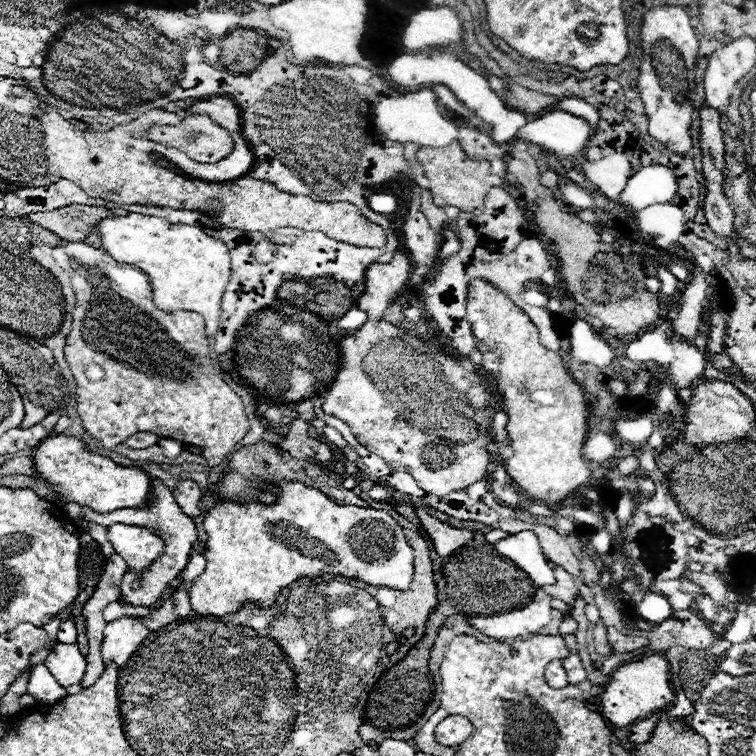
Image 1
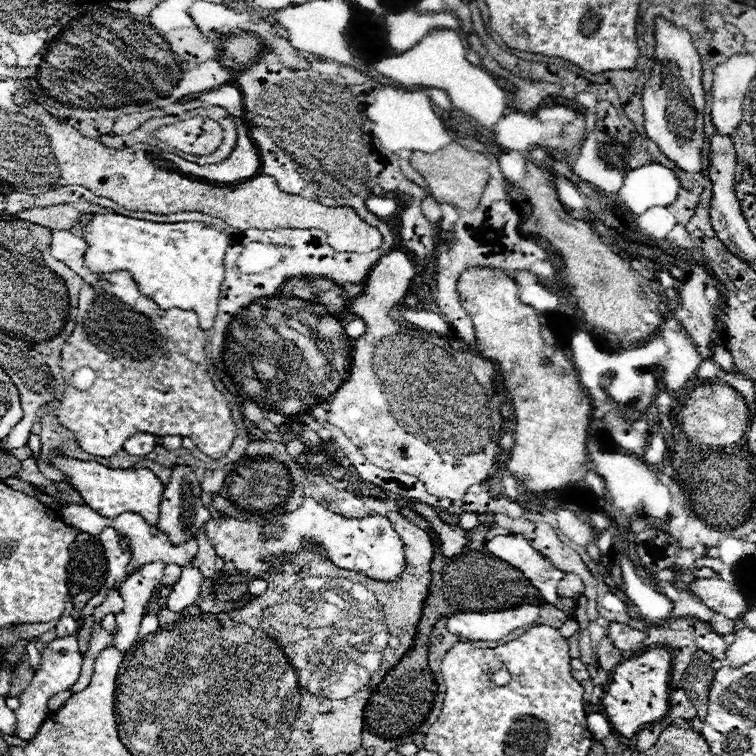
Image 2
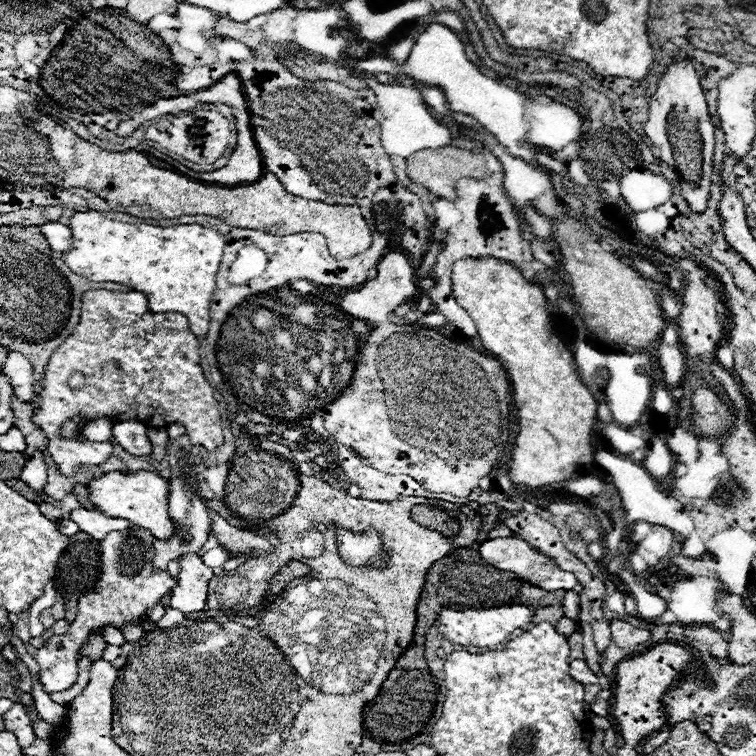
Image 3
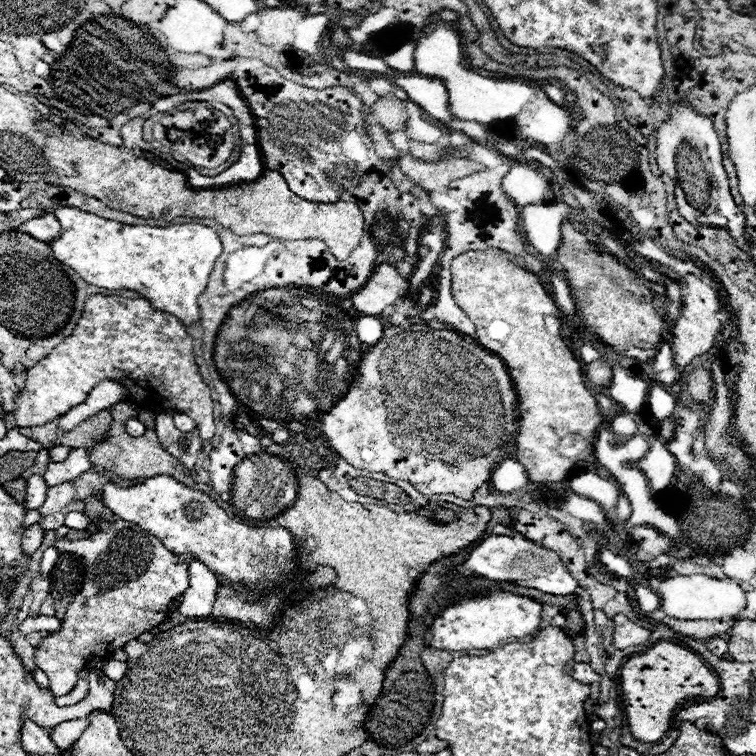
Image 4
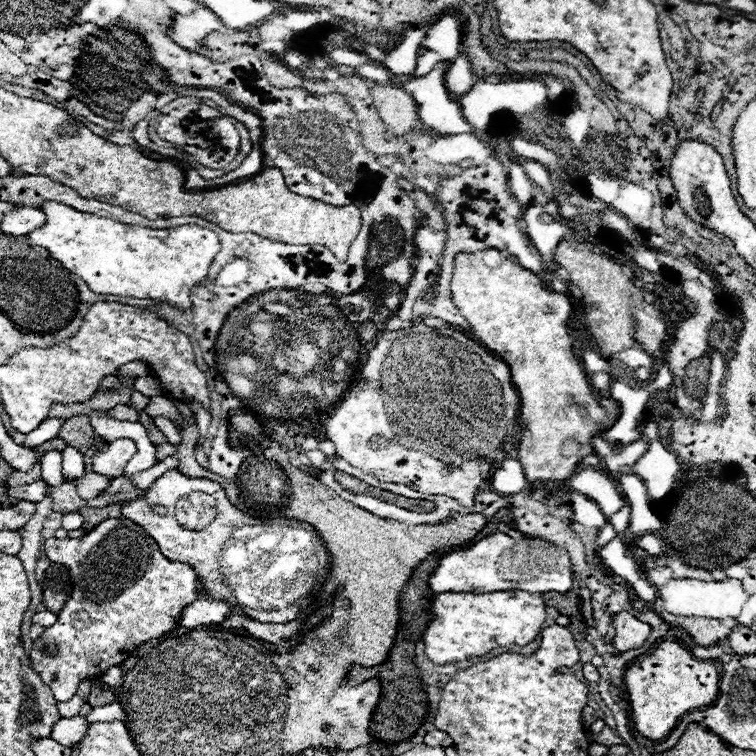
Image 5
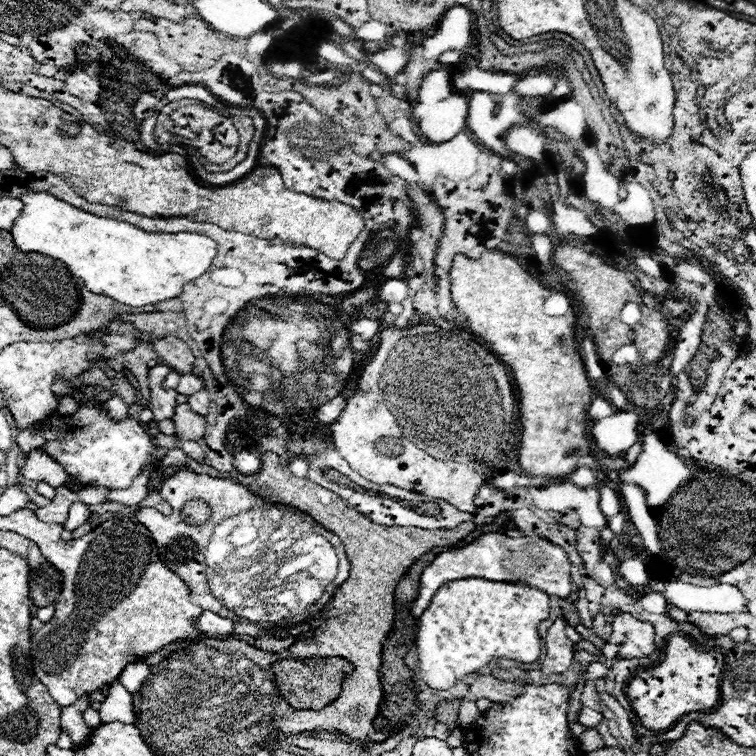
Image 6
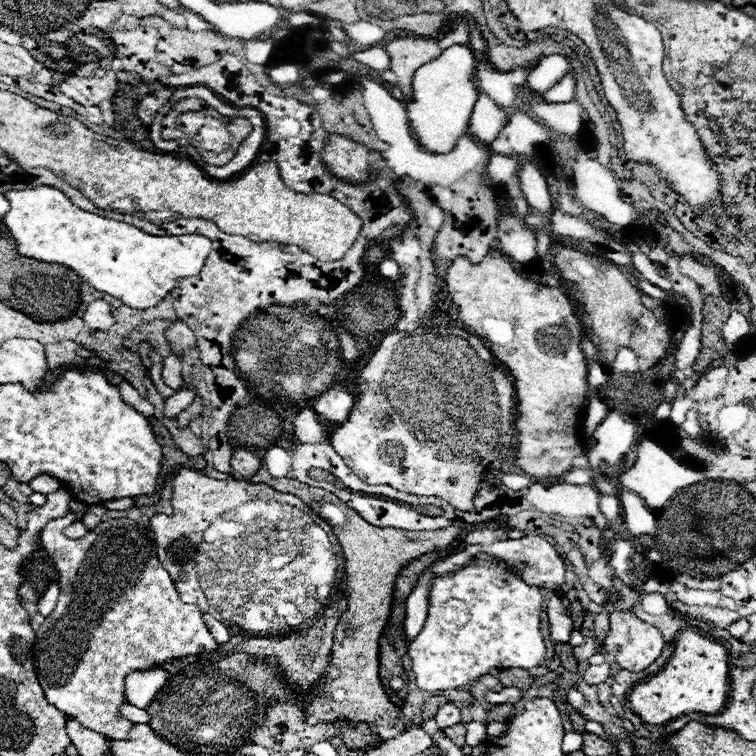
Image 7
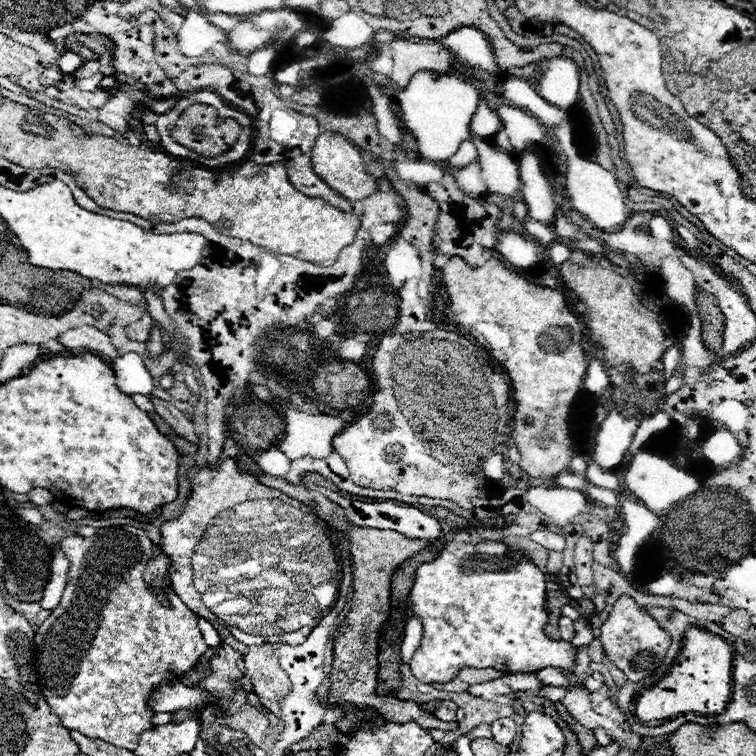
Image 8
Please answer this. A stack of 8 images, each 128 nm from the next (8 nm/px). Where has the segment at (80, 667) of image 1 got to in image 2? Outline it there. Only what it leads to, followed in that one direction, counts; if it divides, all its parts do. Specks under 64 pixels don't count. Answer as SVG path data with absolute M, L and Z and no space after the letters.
M76 634L74 636L64 636L64 638L56 638L52 640L46 650L40 652L40 668L34 672L32 682L26 686L26 690L20 694L20 706L16 712L16 720L18 720L18 738L22 740L30 740L36 736L38 728L42 726L42 722L46 720L48 714L48 706L46 700L62 690L68 690L80 674L80 666L82 666L82 654L78 652L78 642L76 642Z

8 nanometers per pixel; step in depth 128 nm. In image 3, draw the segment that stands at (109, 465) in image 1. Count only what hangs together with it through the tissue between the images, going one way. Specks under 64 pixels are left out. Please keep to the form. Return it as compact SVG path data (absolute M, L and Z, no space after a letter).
M146 470L130 472L130 474L108 472L100 478L94 478L88 492L90 492L90 500L106 516L130 520L138 528L150 530L158 540L168 540L174 534L174 522L168 514L168 482L154 472L146 472Z

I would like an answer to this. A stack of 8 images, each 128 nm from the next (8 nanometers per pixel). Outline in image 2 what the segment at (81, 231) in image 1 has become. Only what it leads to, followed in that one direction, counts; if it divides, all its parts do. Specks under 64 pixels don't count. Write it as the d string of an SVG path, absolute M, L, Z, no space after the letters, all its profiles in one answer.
M74 202L74 204L60 204L60 206L48 206L48 208L32 208L22 210L14 214L14 218L30 220L32 224L42 224L50 230L70 230L80 222L82 214L96 214L104 212L106 208L90 202Z

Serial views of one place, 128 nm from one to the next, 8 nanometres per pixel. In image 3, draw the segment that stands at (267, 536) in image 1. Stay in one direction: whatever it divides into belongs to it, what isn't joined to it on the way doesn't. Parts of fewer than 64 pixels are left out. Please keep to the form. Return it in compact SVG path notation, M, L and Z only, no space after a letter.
M368 530L366 534L352 534L352 532L338 532L338 546L342 560L352 566L362 564L380 564L382 554L382 540L374 530Z

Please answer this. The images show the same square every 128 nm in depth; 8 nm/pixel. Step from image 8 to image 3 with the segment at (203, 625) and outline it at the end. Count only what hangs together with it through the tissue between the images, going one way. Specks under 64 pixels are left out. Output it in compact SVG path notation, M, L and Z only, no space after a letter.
M188 552L180 558L180 578L178 586L172 590L170 608L180 612L202 612L208 600L208 582L214 572L208 568L202 558L194 552Z

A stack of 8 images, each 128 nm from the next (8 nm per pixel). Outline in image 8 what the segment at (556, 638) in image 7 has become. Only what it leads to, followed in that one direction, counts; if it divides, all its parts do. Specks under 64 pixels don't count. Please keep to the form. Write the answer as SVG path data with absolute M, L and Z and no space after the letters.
M458 534L456 540L444 546L444 550L436 556L434 562L420 564L420 568L416 570L416 580L408 596L408 606L422 620L424 636L420 648L416 650L410 662L412 674L424 684L450 682L460 668L496 668L504 674L514 672L528 674L538 672L546 666L554 666L562 670L562 674L572 674L576 664L576 648L570 644L570 640L574 638L572 620L566 616L560 616L558 620L560 638L566 642L550 640L544 634L544 626L548 624L548 610L544 602L546 602L544 574L522 550L506 546L504 542L496 540L474 544L472 540L468 540L468 534Z

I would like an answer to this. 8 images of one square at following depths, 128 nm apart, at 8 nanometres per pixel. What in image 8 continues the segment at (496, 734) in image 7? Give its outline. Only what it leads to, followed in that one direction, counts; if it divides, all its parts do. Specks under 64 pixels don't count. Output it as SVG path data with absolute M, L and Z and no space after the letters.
M498 718L490 723L493 740L500 742L502 746L510 746L516 736L516 724L510 718Z

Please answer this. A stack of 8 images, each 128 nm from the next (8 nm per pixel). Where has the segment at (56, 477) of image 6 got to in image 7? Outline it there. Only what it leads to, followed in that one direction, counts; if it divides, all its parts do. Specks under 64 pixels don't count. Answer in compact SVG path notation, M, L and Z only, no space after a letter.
M42 474L42 476L38 476L38 478L34 478L30 482L30 488L34 492L40 492L40 494L50 494L50 492L56 492L60 488L60 482L54 480L54 478L50 478L50 476L44 476Z

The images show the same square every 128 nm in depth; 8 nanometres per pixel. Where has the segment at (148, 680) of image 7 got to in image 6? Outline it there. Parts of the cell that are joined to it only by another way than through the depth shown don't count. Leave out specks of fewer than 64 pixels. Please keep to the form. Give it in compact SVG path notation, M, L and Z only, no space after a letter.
M132 662L122 670L122 686L130 694L136 694L142 688L142 684L148 680L148 676L150 676L150 668L144 662Z

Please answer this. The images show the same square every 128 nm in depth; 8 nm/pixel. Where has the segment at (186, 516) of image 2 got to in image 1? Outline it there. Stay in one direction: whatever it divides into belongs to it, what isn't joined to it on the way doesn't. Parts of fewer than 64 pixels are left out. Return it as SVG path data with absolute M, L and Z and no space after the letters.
M178 480L176 488L172 488L172 492L174 492L174 500L180 504L180 510L186 516L190 516L190 518L202 516L202 512L198 508L202 492L200 492L196 482L192 482L192 480Z

